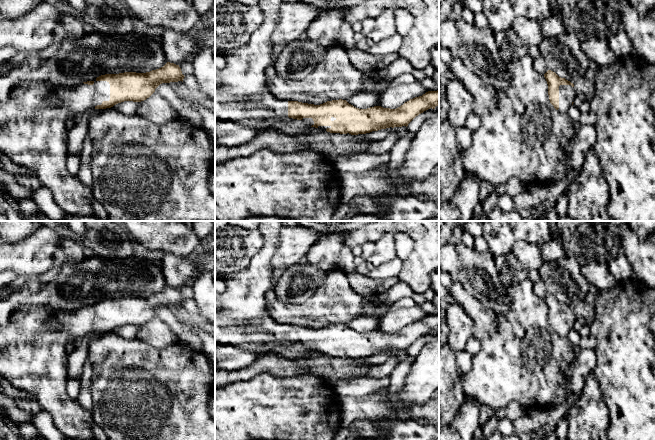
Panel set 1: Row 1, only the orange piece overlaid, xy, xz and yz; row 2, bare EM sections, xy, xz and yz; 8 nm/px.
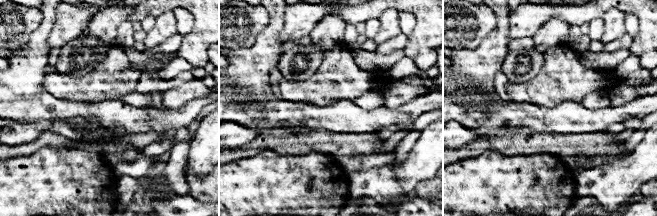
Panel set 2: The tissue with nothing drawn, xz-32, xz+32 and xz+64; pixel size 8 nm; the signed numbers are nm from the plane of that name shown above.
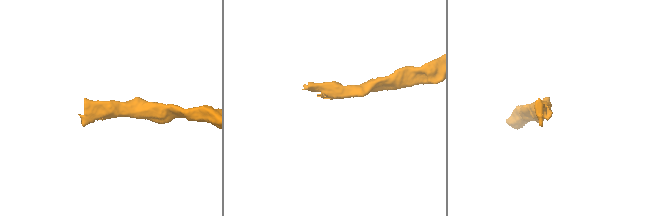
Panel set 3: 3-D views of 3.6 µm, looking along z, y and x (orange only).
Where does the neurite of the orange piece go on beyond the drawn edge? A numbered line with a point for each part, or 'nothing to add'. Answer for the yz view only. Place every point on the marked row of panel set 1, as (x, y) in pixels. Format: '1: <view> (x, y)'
1: yz (567, 93)

